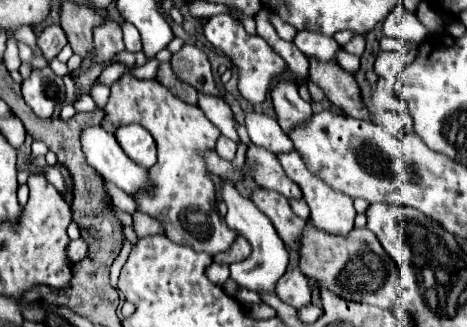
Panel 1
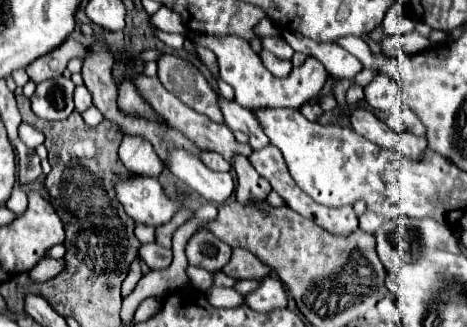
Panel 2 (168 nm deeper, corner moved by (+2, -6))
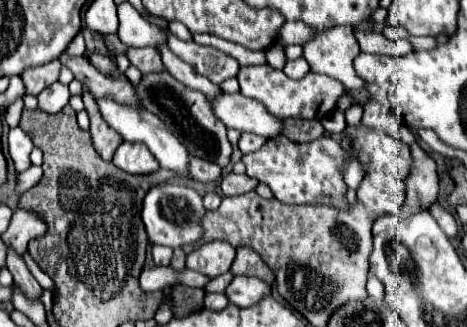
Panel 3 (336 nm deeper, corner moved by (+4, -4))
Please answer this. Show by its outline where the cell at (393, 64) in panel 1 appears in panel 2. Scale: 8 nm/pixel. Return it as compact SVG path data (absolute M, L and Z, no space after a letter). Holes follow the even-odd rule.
M376 74L374 80L364 88L364 96L372 108L388 110L398 98L398 84L384 74Z

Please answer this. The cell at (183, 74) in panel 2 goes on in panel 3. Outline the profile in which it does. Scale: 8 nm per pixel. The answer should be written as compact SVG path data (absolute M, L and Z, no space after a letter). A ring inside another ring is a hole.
M148 46L146 48L130 48L124 54L130 60L130 64L136 66L140 72L160 72L160 70L164 70L156 48L148 48Z

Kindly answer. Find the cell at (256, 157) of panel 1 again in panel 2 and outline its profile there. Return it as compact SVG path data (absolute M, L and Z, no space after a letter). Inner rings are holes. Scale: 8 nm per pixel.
M128 60L128 72L126 72L126 76L130 76L130 78L134 80L134 84L136 84L138 90L140 90L140 94L152 104L152 108L154 108L172 128L176 128L176 130L180 130L182 134L186 134L186 136L188 136L190 140L194 140L202 150L220 152L230 164L234 164L234 158L236 158L236 156L250 158L252 148L250 148L248 144L238 144L238 142L234 140L234 134L228 130L228 126L216 124L216 122L212 122L210 118L198 114L196 110L190 110L190 106L182 104L178 98L174 98L174 94L170 94L168 90L164 90L162 84L158 82L158 78L148 78L148 76L136 76L136 78L134 78L134 76L132 76L132 62L130 62L130 60Z

